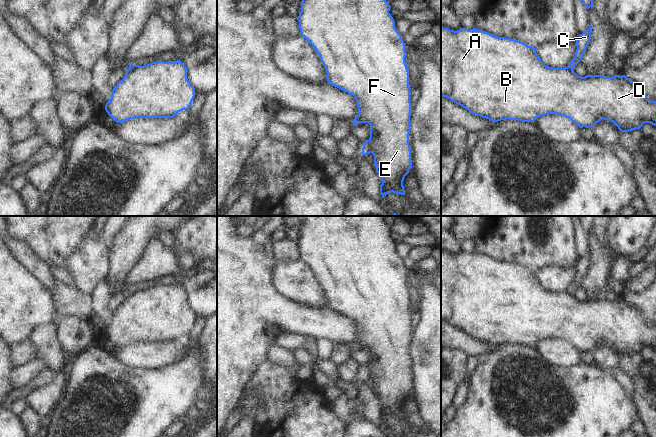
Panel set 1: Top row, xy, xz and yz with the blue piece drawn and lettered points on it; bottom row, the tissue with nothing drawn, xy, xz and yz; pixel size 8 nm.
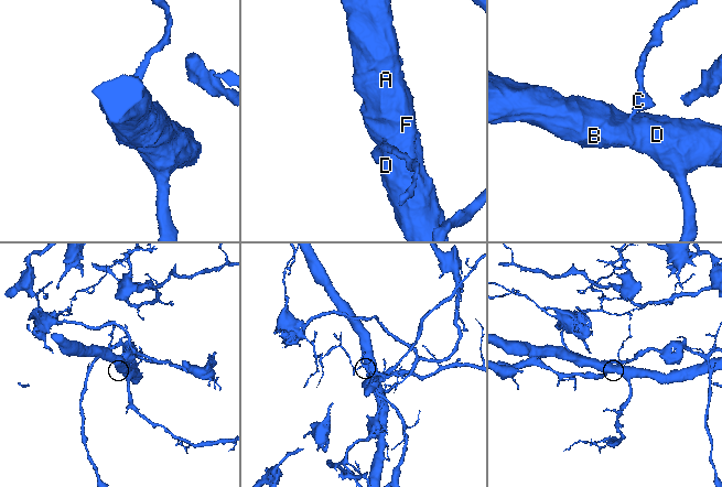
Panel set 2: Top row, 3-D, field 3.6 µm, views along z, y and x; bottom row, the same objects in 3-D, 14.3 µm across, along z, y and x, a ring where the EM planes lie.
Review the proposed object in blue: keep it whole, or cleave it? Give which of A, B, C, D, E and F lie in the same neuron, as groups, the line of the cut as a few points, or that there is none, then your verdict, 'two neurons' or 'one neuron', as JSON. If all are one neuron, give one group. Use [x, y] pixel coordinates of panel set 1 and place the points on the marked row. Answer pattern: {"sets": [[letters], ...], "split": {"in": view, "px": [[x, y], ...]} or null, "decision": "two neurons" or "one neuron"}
{"sets": [["A", "B", "D", "E", "F"], ["C"]], "split": {"in": "yz", "px": [[569, 65], [572, 68]]}, "decision": "two neurons"}

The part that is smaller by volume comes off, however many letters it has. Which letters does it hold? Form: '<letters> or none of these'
C

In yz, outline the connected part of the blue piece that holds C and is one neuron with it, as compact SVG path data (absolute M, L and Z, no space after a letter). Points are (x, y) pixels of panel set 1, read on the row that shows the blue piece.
M589 25L589 28L585 32L580 34L579 37L577 38L575 43L577 49L574 58L569 64L570 67L574 68L582 60L582 56L591 39L591 32L592 32L592 26Z

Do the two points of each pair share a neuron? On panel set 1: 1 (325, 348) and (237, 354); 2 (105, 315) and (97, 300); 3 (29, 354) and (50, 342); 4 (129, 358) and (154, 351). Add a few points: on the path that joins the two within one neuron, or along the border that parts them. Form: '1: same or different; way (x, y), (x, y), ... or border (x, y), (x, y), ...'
1: different; border (316, 339), (327, 338), (333, 343)
2: same; way (102, 311), (99, 304)
3: different; border (28, 339), (35, 348), (36, 358)
4: same; way (135, 355), (148, 355)

